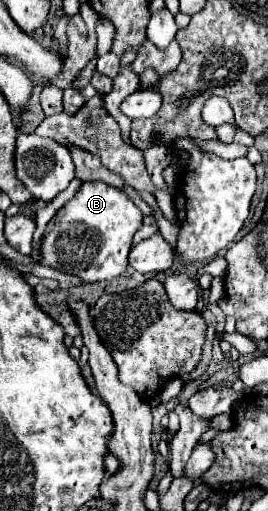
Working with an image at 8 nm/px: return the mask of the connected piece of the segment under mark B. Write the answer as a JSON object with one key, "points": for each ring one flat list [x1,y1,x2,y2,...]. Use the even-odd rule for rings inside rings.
{"points":[[83,183,79,187,79,191,75,193,75,197,71,201,67,201,55,213,55,217,49,221,47,229,51,229,51,231,47,231,43,235,39,263,53,267,57,271,69,273,73,277,79,277,83,283,111,281,111,279,123,275,123,271,127,269,127,255,131,249,131,239,133,239,133,233,141,225,143,225,143,213,139,211,139,207,133,205,133,201,123,191,119,191,117,187,111,187,107,183]]}

